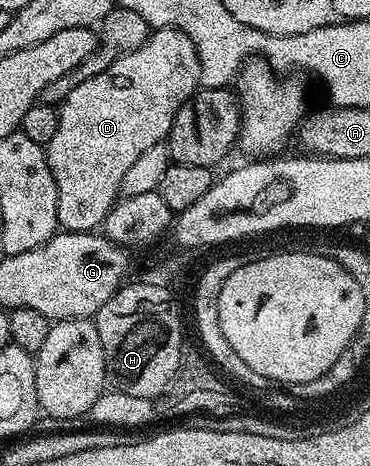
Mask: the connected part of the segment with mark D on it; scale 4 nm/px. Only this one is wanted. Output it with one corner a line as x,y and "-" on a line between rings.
158,27
138,49
118,56
106,69
70,89
58,107
58,130
46,144
58,189
56,222
63,230
95,232
103,224
130,165
150,145
167,140
177,109
199,87
200,62
194,41
173,27

